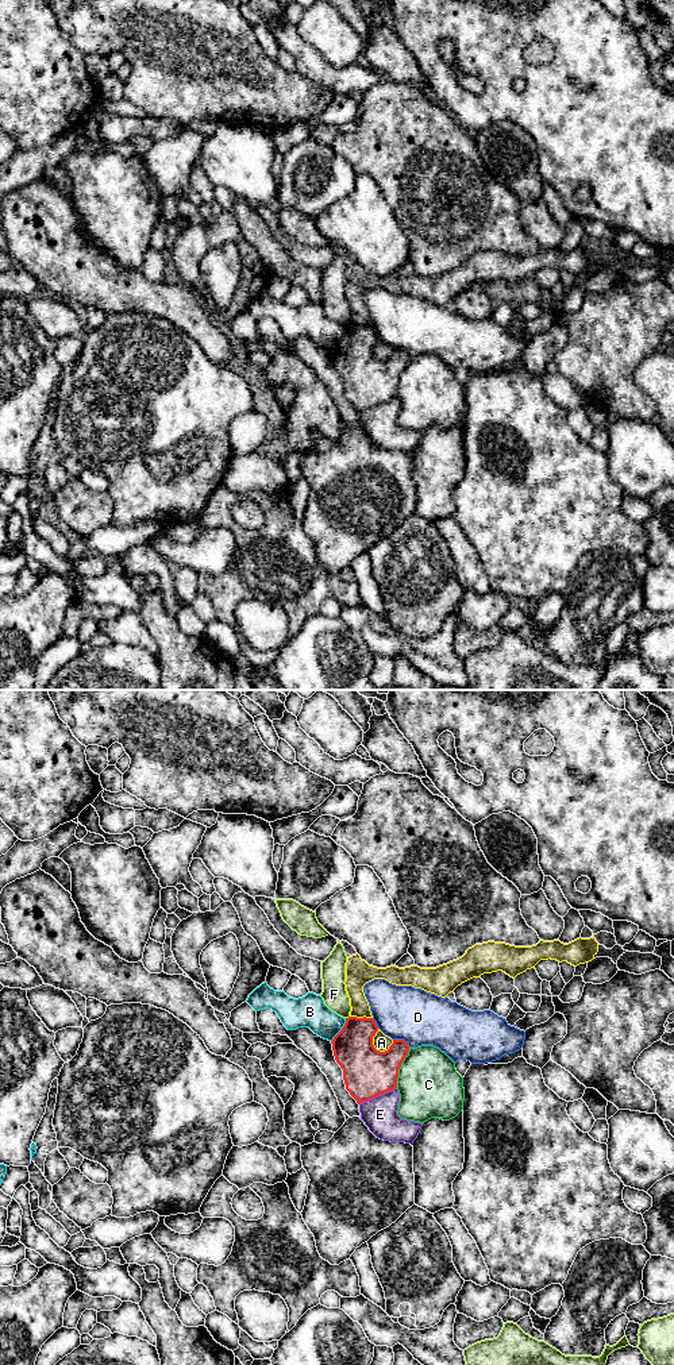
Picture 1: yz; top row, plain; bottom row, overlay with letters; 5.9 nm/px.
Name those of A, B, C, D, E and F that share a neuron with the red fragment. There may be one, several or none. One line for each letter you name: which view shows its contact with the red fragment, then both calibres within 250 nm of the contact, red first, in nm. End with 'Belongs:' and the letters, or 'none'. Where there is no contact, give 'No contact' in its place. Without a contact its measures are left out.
Belongs: none

